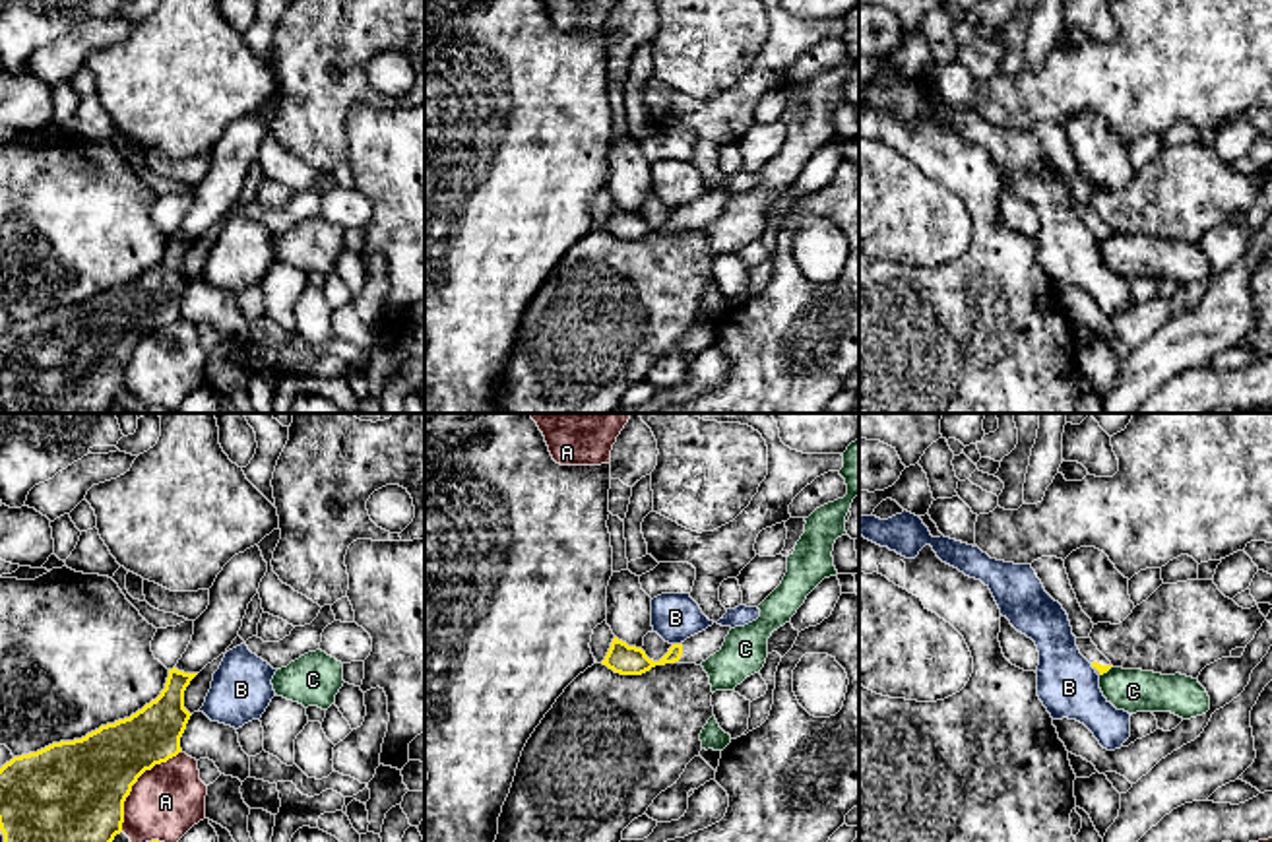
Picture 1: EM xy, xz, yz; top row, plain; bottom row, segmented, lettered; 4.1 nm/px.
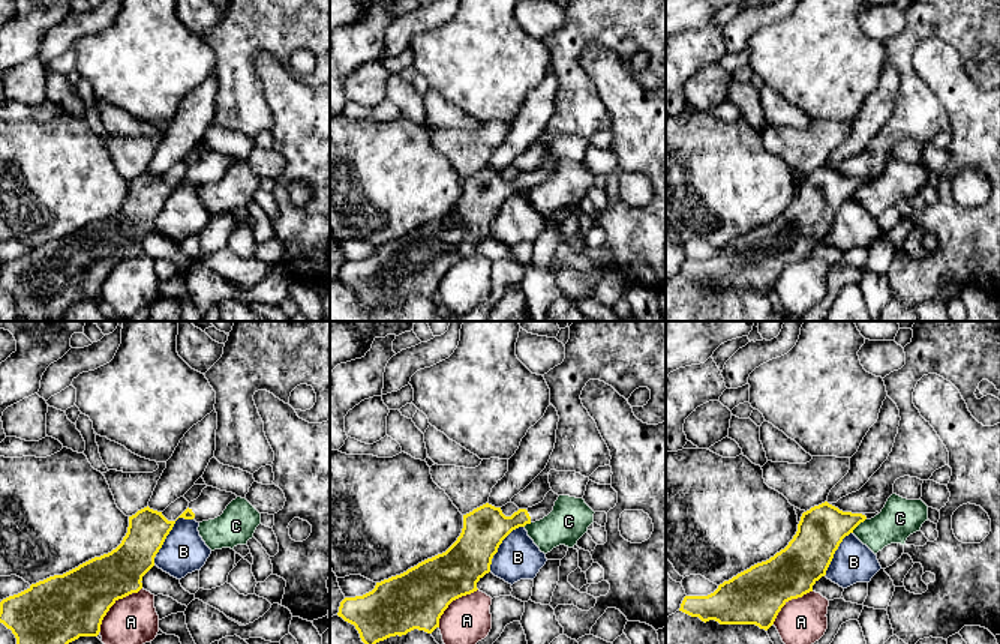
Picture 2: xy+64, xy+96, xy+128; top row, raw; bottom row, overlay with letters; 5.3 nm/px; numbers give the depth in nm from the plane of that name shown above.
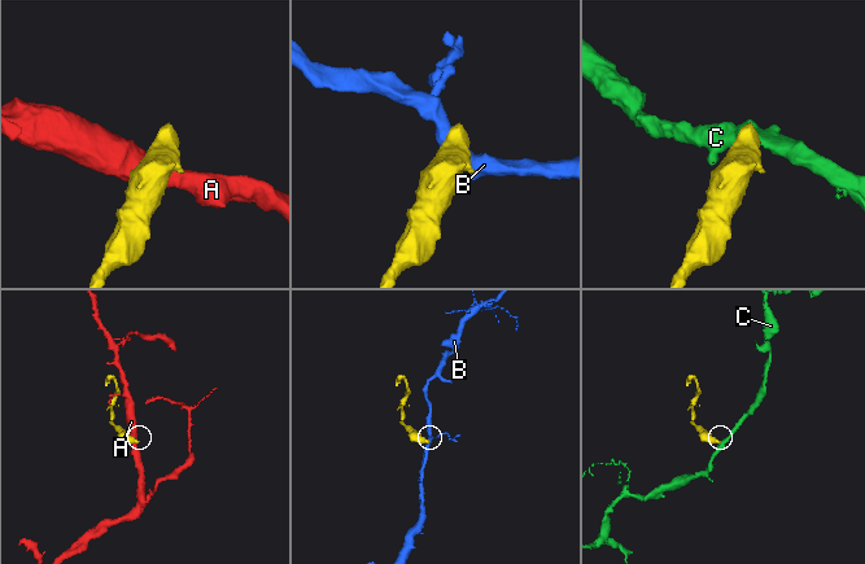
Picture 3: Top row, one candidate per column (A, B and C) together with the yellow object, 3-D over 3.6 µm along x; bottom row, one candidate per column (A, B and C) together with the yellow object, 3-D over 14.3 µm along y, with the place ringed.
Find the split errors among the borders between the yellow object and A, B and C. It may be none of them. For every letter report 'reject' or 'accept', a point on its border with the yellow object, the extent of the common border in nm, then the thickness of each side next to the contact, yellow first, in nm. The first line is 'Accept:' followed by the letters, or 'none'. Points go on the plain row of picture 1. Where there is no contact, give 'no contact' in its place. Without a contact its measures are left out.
Accept: none
A: reject; contact xy (134, 348); length 420 nm; calibres 420 and 300 nm
B: reject; contact xz (677, 210); length 30 nm; calibres 130 and 200 nm
C: reject; contact yz (1106, 237); length 70 nm; calibres 40 and 180 nm

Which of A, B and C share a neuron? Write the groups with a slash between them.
A / B / C

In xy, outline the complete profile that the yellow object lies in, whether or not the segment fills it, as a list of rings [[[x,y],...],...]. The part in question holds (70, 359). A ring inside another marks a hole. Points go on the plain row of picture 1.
[[[169,235],[161,260],[130,283],[81,305],[14,322],[0,334],[0,396],[6,413],[109,413],[122,398],[124,367],[138,343],[176,322],[190,285],[184,256],[198,239]]]

